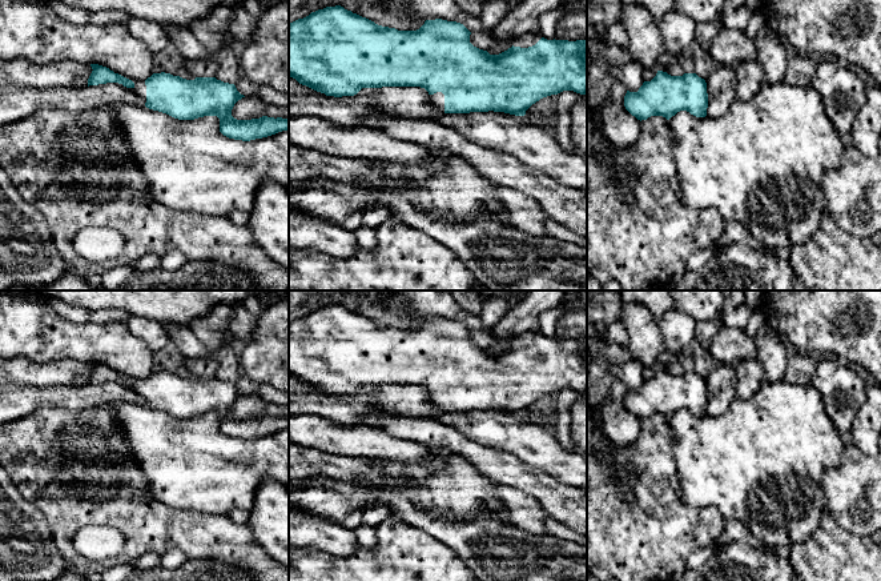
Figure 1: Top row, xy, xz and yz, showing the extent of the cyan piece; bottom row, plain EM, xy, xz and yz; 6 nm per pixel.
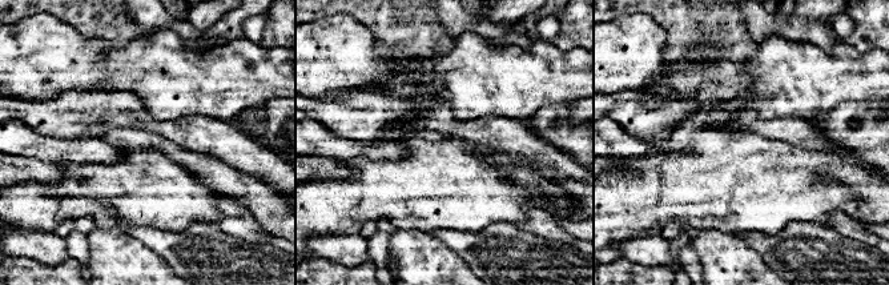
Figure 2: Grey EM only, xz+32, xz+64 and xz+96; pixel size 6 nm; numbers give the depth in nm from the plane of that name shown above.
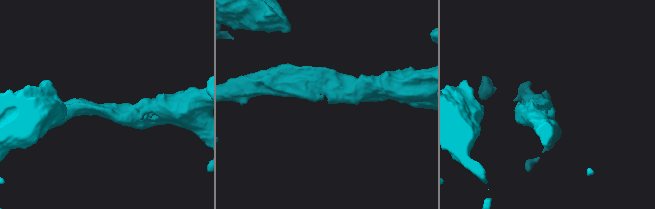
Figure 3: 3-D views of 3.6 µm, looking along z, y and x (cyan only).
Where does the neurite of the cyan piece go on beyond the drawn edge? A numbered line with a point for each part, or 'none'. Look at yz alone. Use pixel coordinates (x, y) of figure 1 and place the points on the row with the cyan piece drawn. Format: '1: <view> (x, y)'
none

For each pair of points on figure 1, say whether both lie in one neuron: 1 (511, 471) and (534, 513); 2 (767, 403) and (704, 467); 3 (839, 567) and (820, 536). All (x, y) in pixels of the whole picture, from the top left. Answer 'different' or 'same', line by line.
1: different
2: same
3: same

